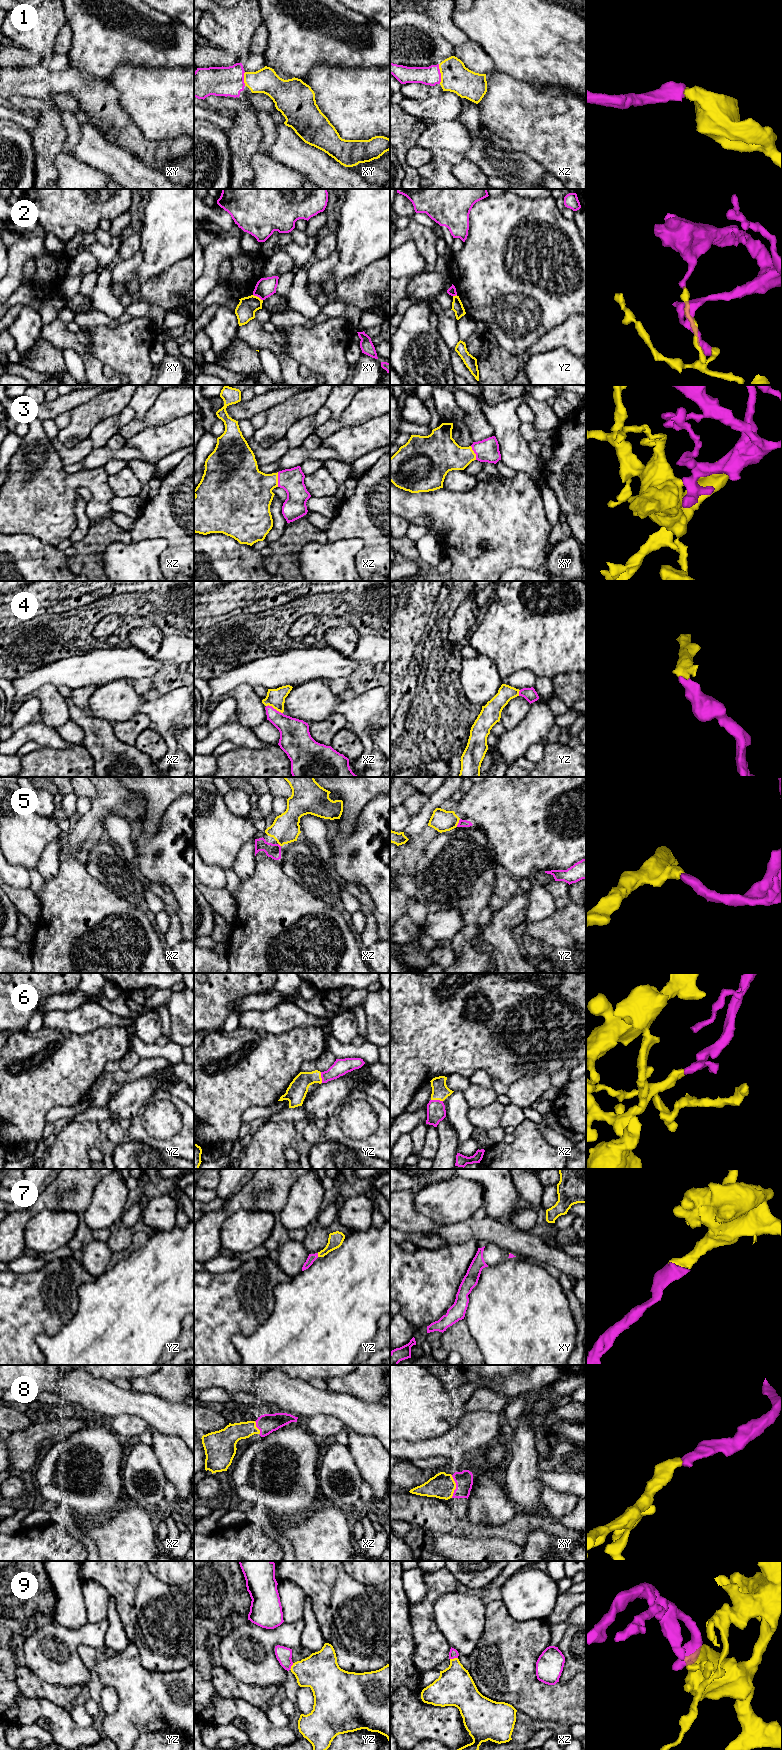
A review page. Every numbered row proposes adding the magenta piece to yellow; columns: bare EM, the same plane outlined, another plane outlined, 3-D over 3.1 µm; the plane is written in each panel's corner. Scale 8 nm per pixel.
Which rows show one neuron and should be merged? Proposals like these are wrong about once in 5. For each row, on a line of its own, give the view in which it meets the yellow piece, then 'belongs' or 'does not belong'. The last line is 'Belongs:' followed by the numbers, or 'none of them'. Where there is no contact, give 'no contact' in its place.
1: xz | belongs
2: xy | does not belong
3: xz | belongs
4: xz | belongs
5: yz | belongs
6: xz | belongs
7: yz | belongs
8: xy | belongs
9: xz | belongs
Belongs: 1, 3, 4, 5, 6, 7, 8, 9

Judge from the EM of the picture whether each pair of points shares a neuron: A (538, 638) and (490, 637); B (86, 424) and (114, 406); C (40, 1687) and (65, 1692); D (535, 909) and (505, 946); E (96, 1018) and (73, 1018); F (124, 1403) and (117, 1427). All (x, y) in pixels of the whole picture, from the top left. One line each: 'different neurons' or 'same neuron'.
A: same neuron
B: same neuron
C: same neuron
D: different neurons
E: same neuron
F: different neurons

